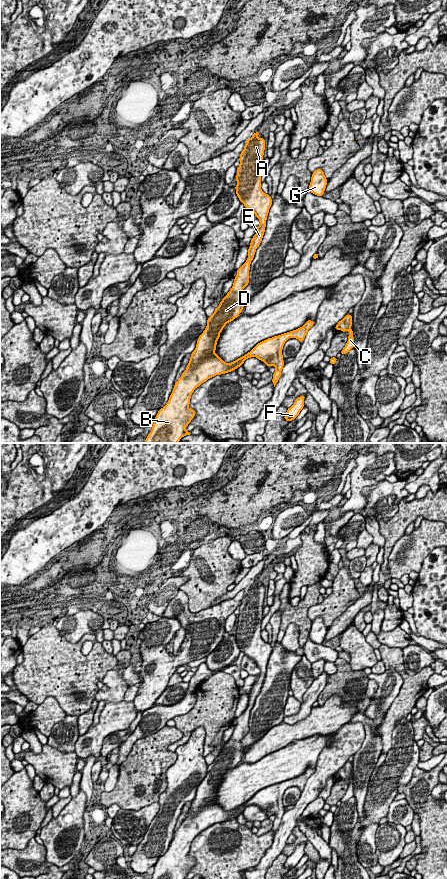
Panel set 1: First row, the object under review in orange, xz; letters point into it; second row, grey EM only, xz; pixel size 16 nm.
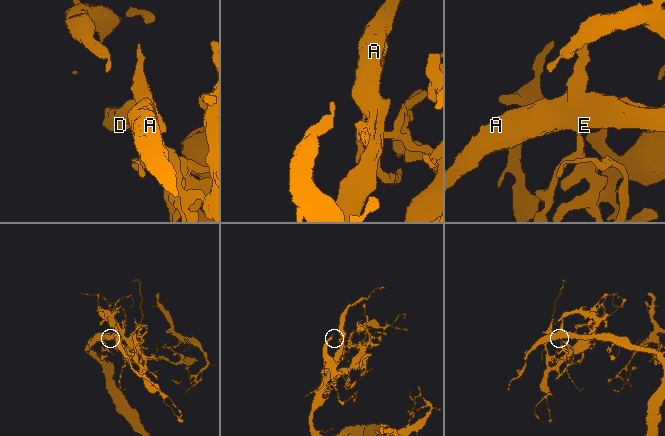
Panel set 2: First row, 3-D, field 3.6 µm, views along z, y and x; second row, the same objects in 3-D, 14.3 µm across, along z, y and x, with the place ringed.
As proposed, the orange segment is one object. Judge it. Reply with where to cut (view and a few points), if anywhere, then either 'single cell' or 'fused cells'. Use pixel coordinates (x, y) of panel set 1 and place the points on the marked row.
cut none; single cell

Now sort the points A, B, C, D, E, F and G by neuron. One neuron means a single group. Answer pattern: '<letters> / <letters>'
A B C D E F G

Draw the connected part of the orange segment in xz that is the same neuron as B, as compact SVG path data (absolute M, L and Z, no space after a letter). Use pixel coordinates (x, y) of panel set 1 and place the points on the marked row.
M255 132L247 140L240 154L240 164L236 175L237 185L235 186L240 202L260 221L248 249L248 258L236 270L237 276L234 278L230 291L214 313L208 317L207 326L197 340L196 349L191 353L187 368L174 384L166 405L156 414L152 430L146 437L145 443L178 443L182 437L190 435L191 433L185 429L196 414L195 410L189 408L194 390L216 375L236 370L248 358L256 357L267 366L276 368L272 379L275 387L285 364L282 355L285 342L289 338L297 338L302 343L308 330L314 325L314 321L307 320L302 327L296 330L258 343L250 352L231 363L224 362L215 353L223 328L237 318L243 310L244 302L241 293L249 284L250 264L262 241L267 216L273 202L271 196L265 194L261 189L265 140L263 137L258 138L259 133Z

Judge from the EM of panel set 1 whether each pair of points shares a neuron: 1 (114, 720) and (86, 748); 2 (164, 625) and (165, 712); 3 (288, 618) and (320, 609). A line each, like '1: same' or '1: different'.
1: same
2: same
3: different

